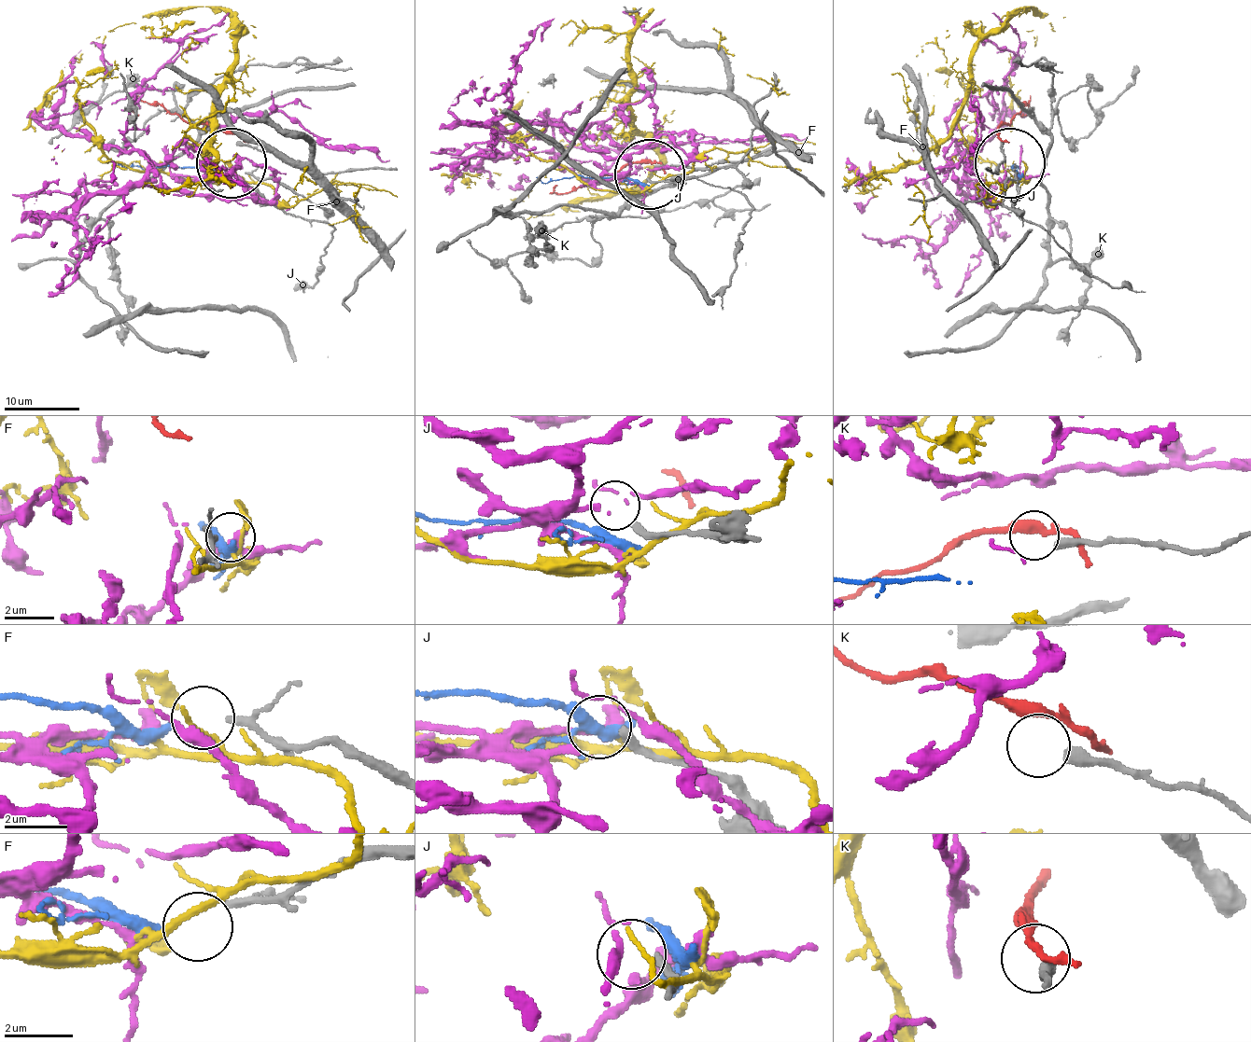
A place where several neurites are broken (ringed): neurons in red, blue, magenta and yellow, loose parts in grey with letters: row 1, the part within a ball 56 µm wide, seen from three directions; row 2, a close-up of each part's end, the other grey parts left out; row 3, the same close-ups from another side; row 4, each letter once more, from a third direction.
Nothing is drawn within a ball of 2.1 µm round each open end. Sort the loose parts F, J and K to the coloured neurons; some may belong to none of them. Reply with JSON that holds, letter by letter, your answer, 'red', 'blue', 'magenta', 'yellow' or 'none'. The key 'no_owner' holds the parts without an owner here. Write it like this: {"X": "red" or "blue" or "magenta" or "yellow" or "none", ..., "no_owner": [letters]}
{"F": "blue", "J": "none", "K": "none", "no_owner": ["J", "K"]}

